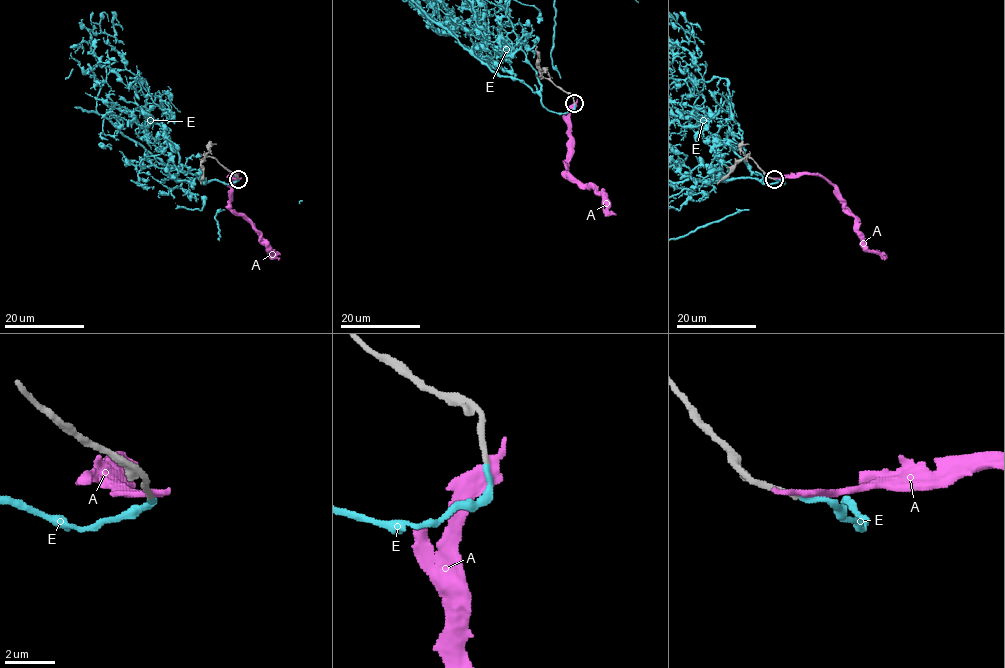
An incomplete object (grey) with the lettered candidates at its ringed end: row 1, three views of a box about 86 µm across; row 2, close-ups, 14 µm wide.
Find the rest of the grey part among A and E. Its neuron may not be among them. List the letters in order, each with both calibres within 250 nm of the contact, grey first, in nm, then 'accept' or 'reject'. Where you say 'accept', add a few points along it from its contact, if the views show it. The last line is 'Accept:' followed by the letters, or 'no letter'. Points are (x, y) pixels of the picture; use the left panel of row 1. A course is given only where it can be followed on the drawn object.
A: 240/480 nm | reject
E: 200/220 nm | accept
Accept: E

